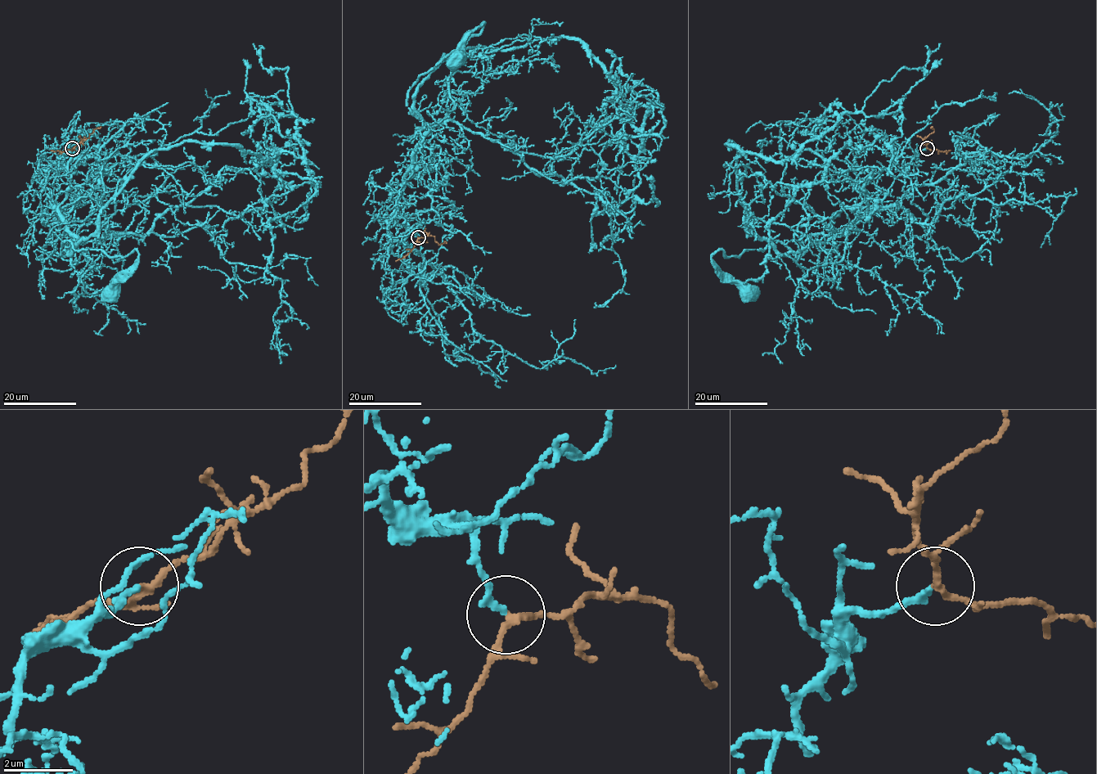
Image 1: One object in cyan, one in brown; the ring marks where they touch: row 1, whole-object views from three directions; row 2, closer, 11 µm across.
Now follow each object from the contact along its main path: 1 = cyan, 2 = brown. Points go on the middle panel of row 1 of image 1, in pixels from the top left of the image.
1: (417, 237), (405, 223), (388, 226), (426, 131), (406, 94), (483, 22), (465, 36), (457, 57)
2: (417, 237), (433, 236), (439, 245), (445, 241), (447, 243)

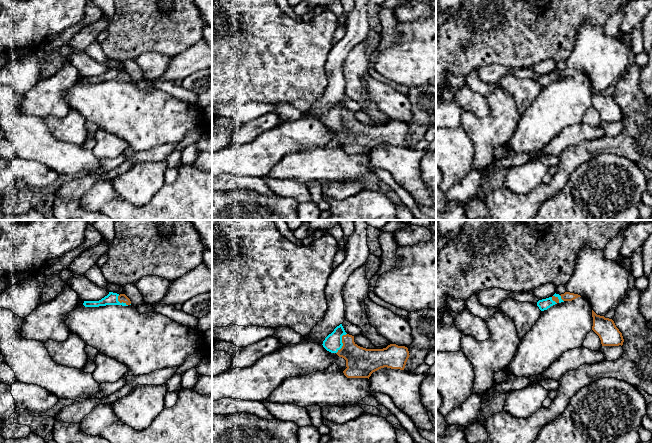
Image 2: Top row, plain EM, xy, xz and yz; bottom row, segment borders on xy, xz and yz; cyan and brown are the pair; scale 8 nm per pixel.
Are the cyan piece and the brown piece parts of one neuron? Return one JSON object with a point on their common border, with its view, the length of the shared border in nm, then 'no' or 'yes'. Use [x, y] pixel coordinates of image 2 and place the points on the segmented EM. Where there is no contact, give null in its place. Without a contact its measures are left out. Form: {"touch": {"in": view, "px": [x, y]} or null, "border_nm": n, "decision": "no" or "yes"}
{"touch": {"in": "xz", "px": [342, 343]}, "border_nm": 190, "decision": "yes"}

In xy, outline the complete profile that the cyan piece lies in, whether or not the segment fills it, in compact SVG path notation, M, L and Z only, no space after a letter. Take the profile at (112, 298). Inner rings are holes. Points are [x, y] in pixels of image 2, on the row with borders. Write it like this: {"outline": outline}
{"outline": "M109 292L107 296L102 298L99 301L84 301L83 305L85 307L99 307L106 305L122 305L128 306L131 304L130 299L125 294L117 294Z"}

